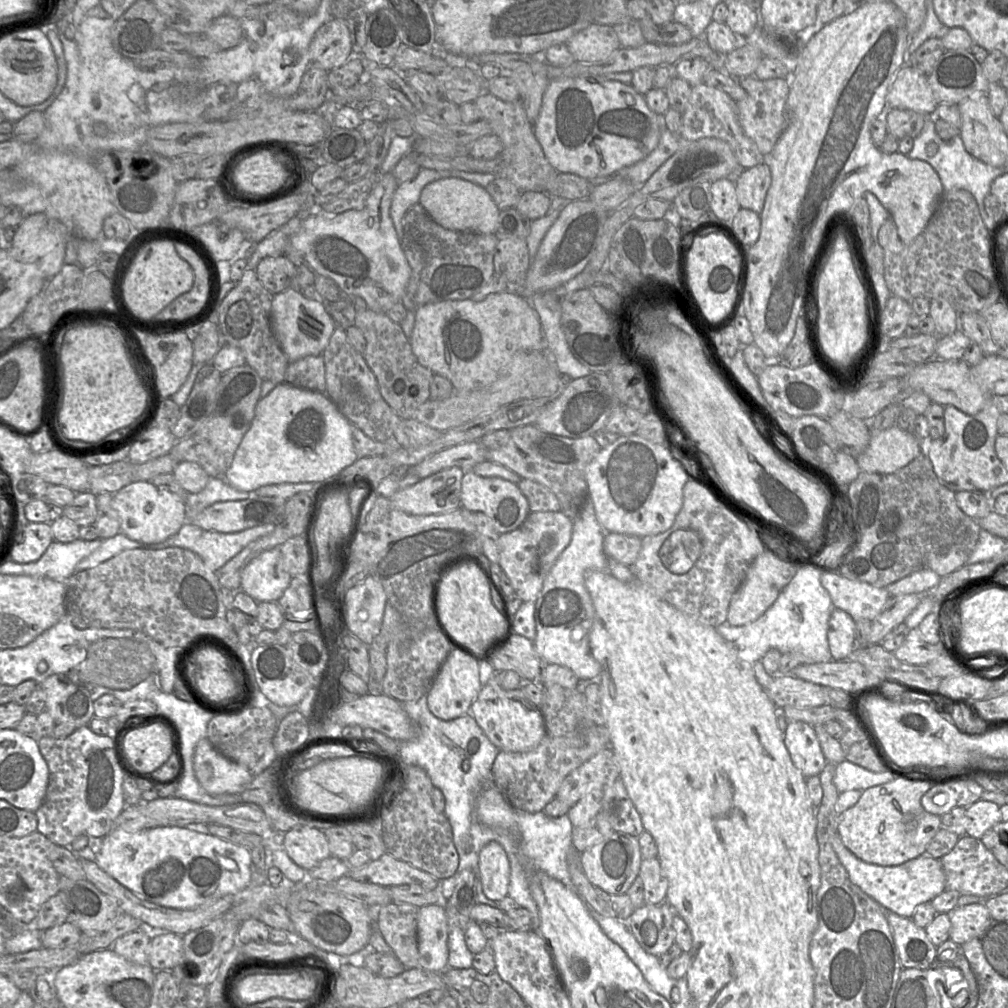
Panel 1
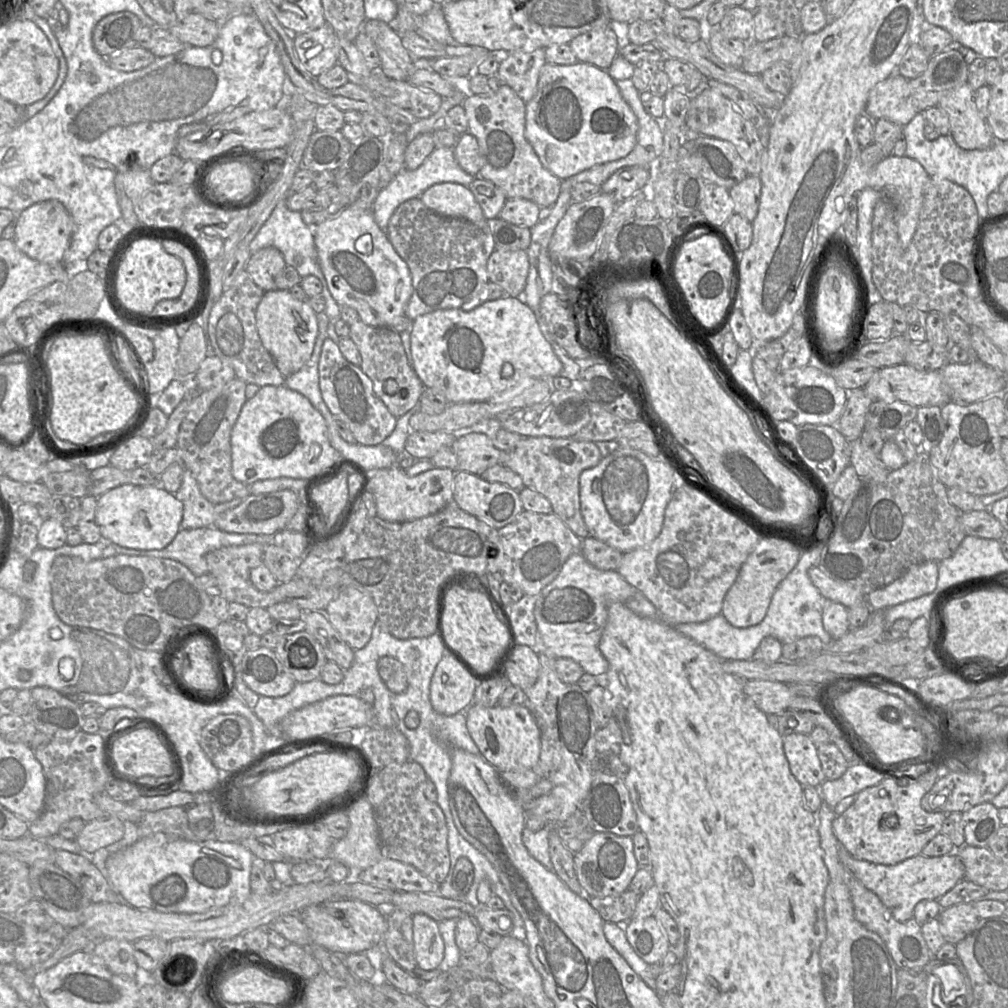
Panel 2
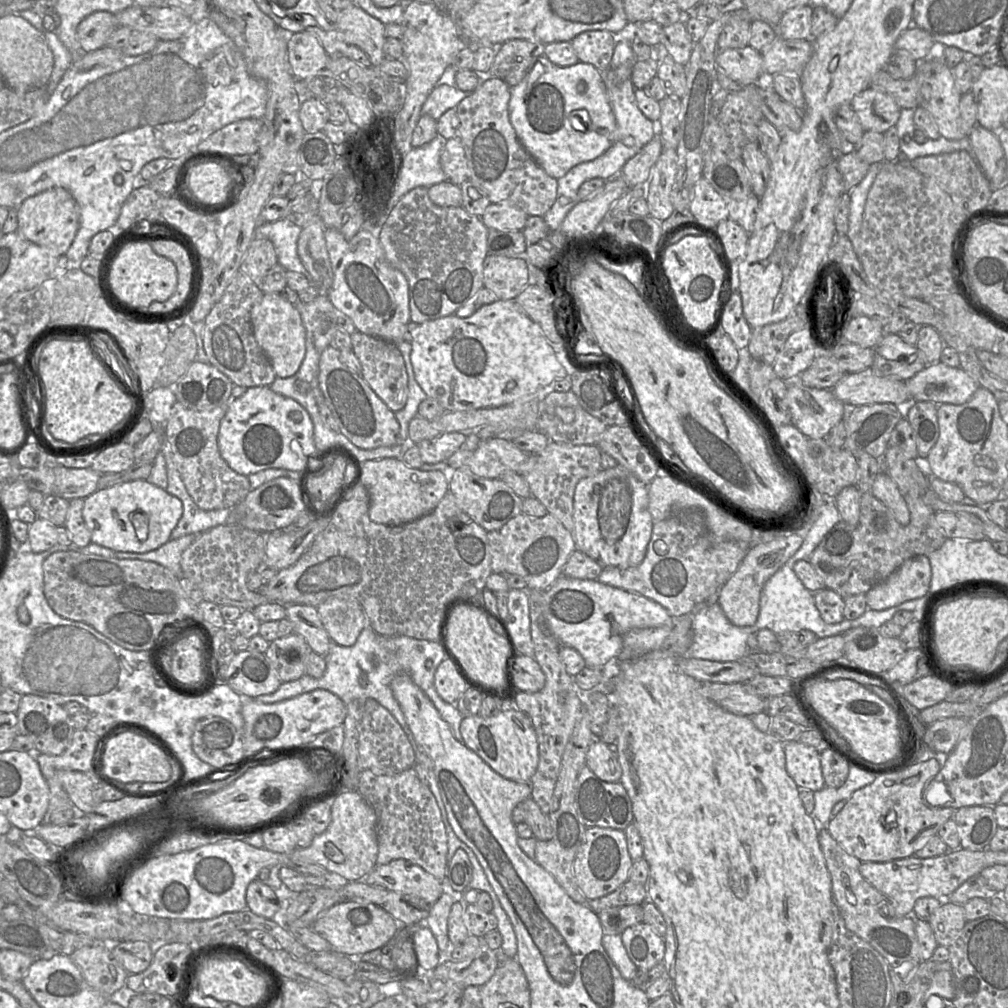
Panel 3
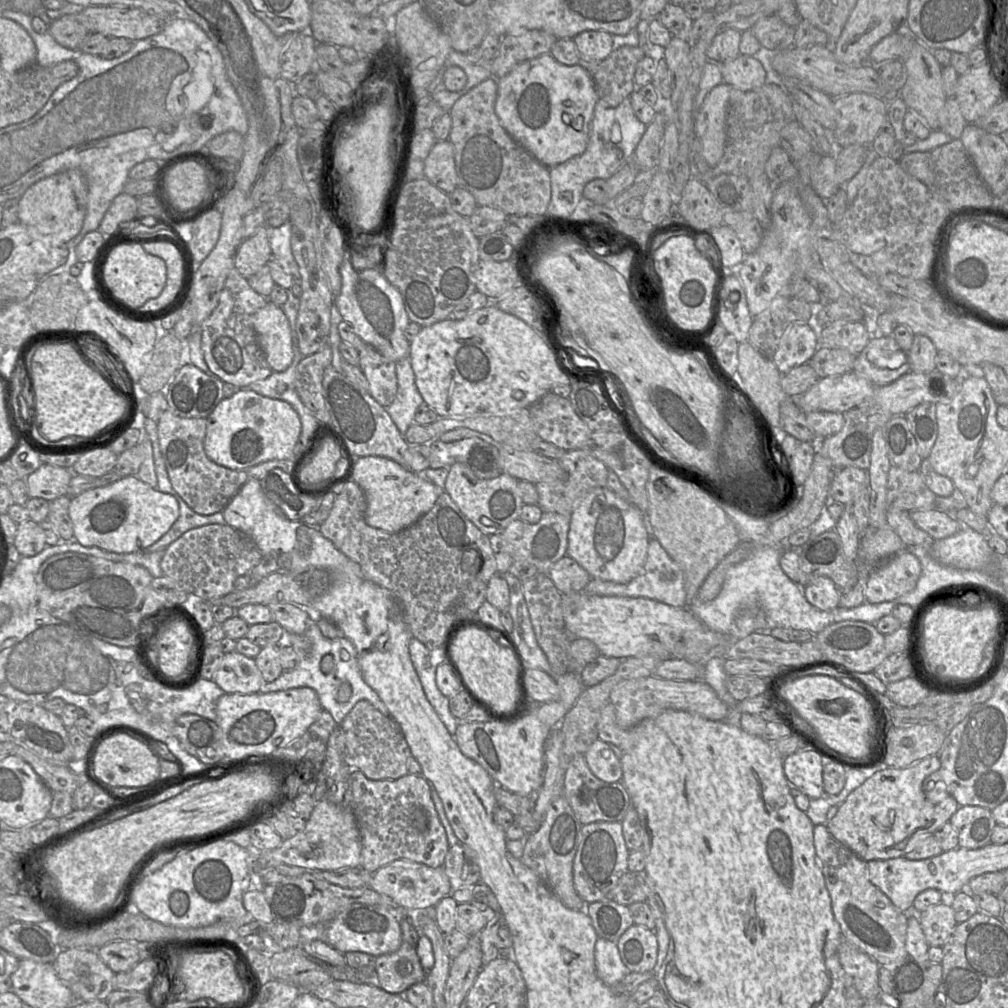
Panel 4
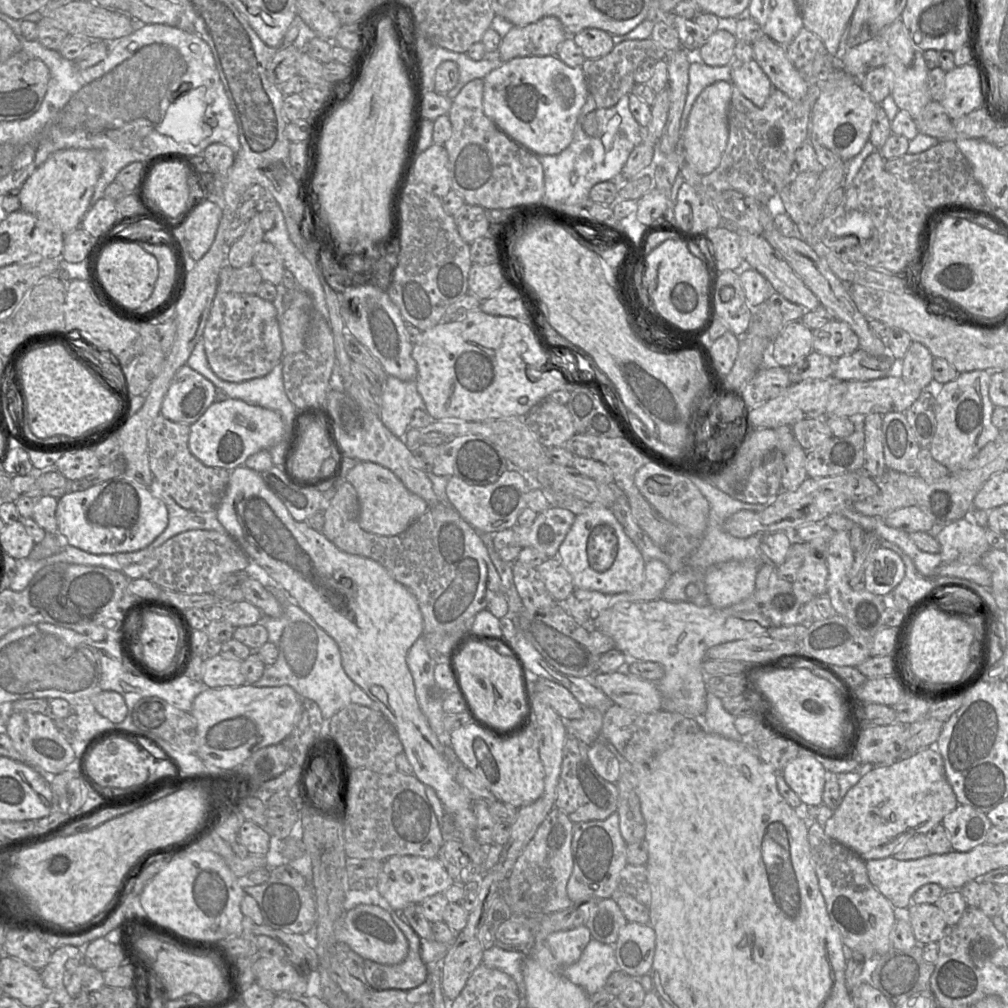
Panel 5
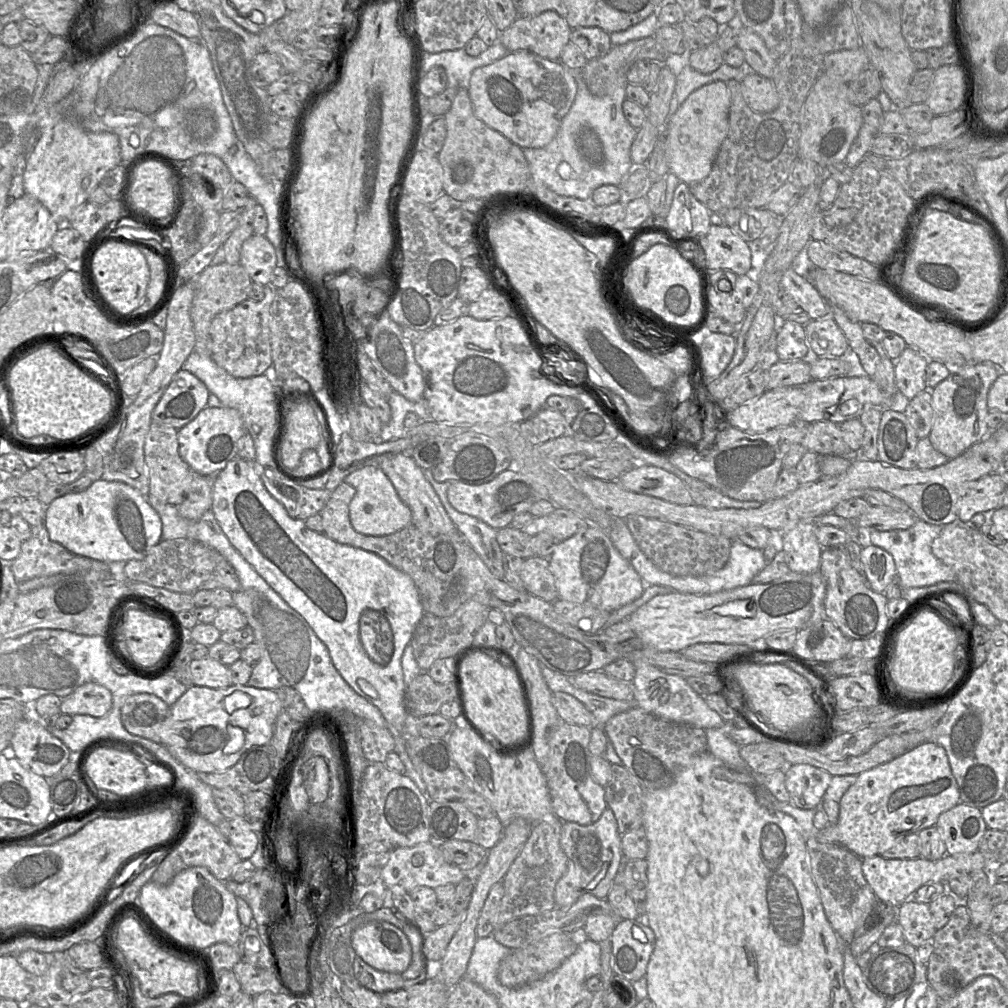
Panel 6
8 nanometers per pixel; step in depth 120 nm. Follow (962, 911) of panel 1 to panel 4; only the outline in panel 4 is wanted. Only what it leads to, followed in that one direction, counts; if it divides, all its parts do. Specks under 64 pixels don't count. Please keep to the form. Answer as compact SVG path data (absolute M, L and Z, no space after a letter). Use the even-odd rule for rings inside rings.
M942 902L920 912L919 921L928 944L939 947L948 941L957 925L952 907Z

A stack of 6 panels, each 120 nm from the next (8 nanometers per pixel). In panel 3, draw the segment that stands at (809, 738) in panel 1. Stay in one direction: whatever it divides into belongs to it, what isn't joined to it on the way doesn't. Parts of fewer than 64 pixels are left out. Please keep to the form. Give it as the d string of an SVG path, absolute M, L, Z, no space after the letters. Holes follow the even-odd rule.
M793 740L784 743L784 752L786 771L800 790L815 792L826 786L820 752L814 746Z

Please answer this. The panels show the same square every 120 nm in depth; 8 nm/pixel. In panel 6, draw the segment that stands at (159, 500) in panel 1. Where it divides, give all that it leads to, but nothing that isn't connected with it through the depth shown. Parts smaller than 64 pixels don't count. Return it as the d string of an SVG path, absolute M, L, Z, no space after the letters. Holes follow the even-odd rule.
M93 481L86 490L67 493L46 507L44 520L51 540L74 554L100 562L141 560L162 536L162 521L146 497L120 481Z

